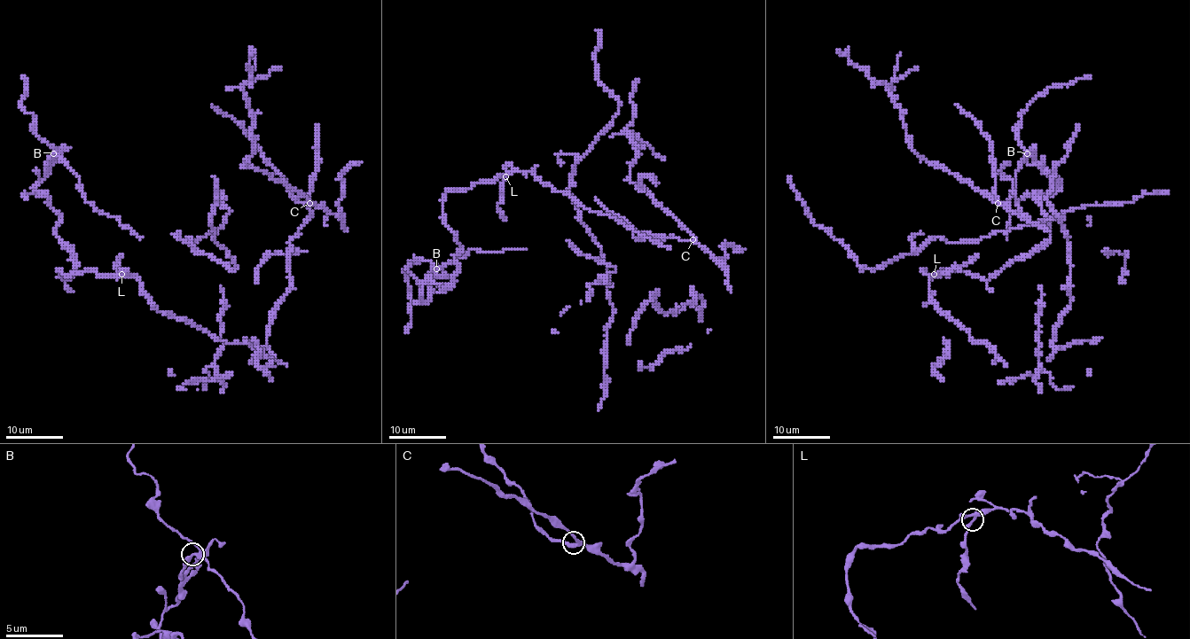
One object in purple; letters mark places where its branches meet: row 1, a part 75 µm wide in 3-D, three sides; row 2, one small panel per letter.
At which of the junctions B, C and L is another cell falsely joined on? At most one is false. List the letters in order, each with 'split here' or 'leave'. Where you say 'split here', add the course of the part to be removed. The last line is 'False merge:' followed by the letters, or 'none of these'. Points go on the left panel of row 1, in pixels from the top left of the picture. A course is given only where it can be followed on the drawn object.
B: split here; course (52, 152), (56, 151), (36, 134), (34, 117), (25, 112), (21, 105), (28, 79), (22, 78)
C: leave
L: leave
False merge: B

